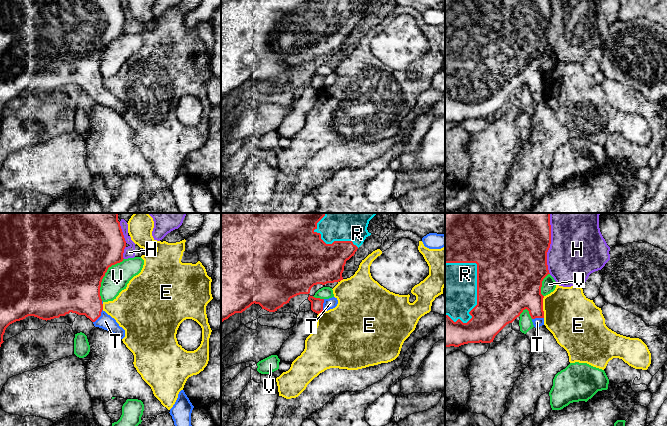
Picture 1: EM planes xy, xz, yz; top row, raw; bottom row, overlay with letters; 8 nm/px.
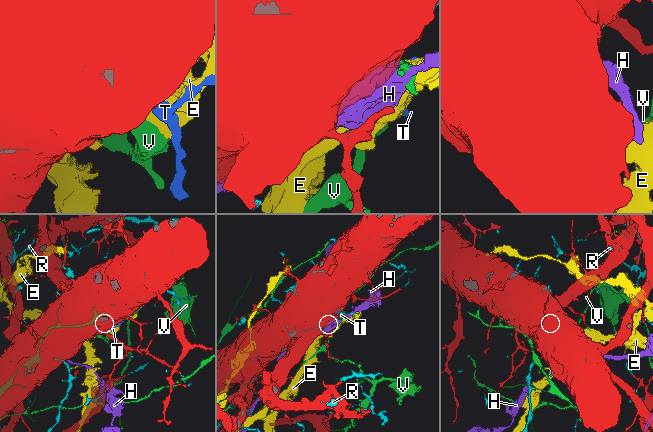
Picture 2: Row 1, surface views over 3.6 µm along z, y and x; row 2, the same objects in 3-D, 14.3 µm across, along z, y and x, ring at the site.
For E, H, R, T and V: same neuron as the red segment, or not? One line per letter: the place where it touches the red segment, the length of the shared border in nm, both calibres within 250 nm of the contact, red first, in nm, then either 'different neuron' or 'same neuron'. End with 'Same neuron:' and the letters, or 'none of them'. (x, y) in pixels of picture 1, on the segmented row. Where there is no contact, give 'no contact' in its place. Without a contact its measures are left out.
E: contact yz (542, 307); length 180 nm; calibres 360 and 400 nm; different neuron
H: contact yz (550, 243); length 480 nm; calibres 500 and 440 nm; different neuron
R: contact yz (477, 278); length 500 nm; calibres 500 and 420 nm; same neuron
T: contact xy (99, 316); length 130 nm; calibres 340 and 120 nm; same neuron
V: contact xy (104, 275); length 380 nm; calibres 500 and 200 nm; different neuron
Same neuron: R, T

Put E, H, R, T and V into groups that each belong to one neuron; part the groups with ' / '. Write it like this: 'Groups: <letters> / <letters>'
Groups: E / H / R T / V

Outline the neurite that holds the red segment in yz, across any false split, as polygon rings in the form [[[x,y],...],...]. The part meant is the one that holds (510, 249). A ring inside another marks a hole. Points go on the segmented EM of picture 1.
[[[445,213],[445,347],[468,343],[491,343],[495,336],[527,309],[535,328],[544,325],[543,279],[550,274],[547,252],[551,244],[550,213]]]

